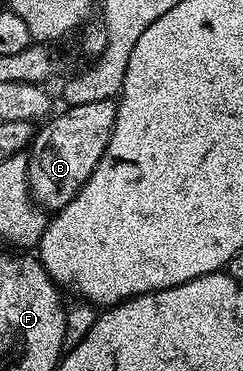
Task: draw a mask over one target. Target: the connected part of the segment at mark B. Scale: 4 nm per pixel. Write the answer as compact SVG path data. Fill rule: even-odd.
M114 99L101 102L85 102L64 107L63 113L52 115L34 133L27 157L27 189L31 198L44 210L64 208L89 182L89 174L101 160L101 154L109 146L115 121Z

